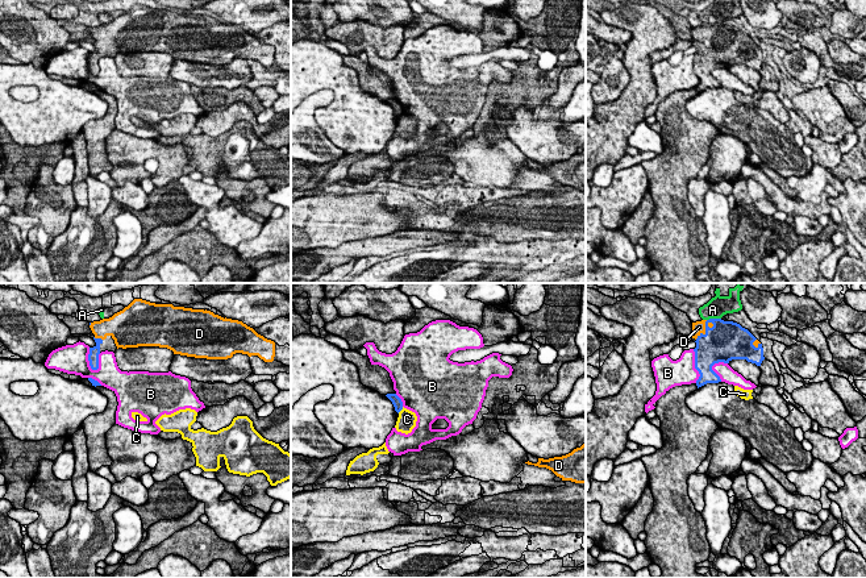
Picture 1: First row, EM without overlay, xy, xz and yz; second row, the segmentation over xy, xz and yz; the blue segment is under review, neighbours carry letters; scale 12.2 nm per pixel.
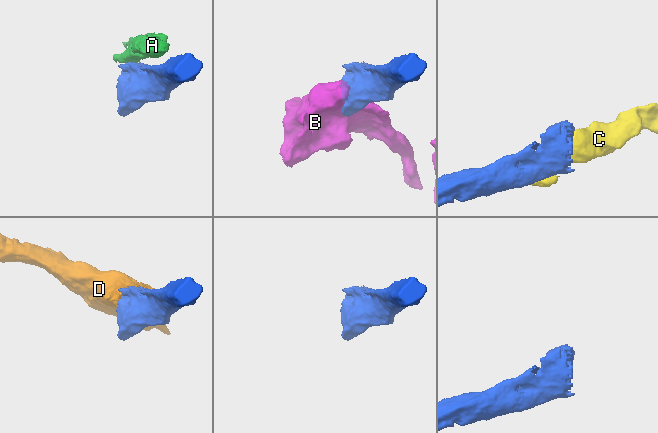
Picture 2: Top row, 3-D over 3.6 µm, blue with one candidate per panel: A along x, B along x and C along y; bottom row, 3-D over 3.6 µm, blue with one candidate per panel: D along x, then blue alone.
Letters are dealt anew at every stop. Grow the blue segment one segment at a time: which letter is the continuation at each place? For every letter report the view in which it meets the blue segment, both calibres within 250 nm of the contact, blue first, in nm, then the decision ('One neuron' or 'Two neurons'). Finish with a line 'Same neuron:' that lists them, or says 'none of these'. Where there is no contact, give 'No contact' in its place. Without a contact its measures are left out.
A: Touches blue in yz. Thickness 380 nm (blue) against 260 nm. Two neurons
B: Touches blue in xy. Thickness 130 nm (blue) against 360 nm. Two neurons
C: Touches blue in xz. Thickness 120 nm (blue) against 240 nm. Two neurons
D: Touches blue in yz. Thickness 460 nm (blue) against 160 nm. One neuron
Same neuron: D

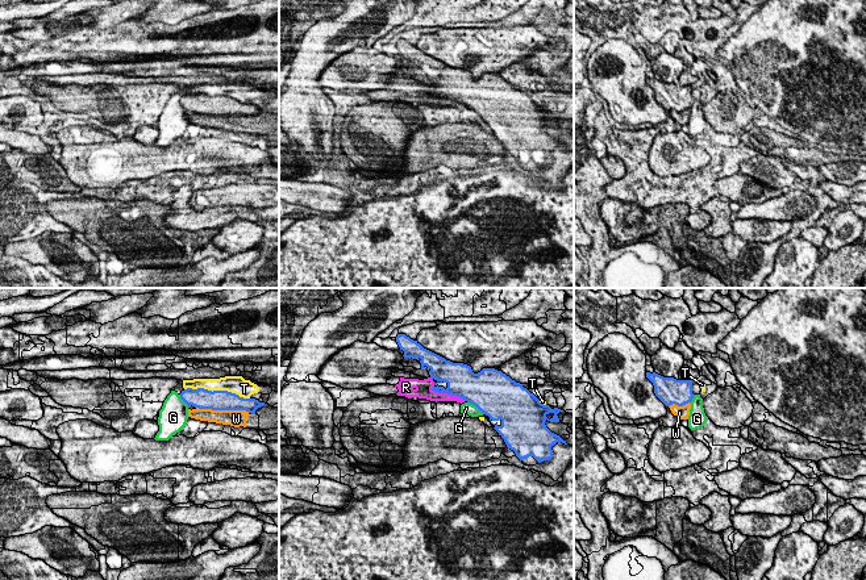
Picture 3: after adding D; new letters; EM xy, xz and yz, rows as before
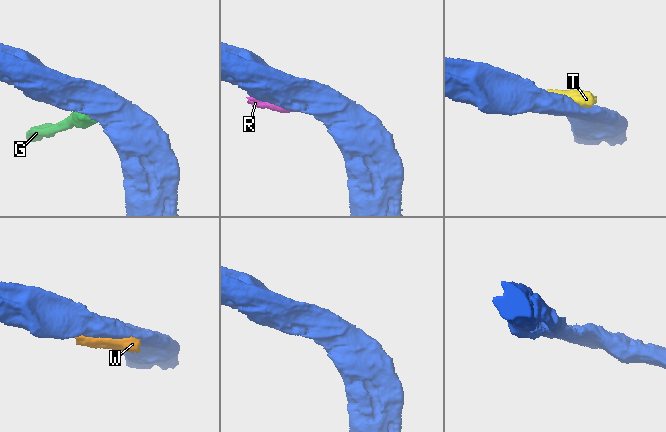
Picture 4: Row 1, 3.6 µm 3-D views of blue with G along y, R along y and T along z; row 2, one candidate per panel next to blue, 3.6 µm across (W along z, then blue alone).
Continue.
G: Touches blue in xz. Thickness 500 nm (blue) against 140 nm. Two neurons
R: Touches blue in xz. Thickness 360 nm (blue) against 140 nm. Two neurons
T: Touches blue in xy. Thickness 260 nm (blue) against 220 nm. Two neurons
W: Touches blue in xy. Thickness 260 nm (blue) against 200 nm. Two neurons
Same neuron: none of these

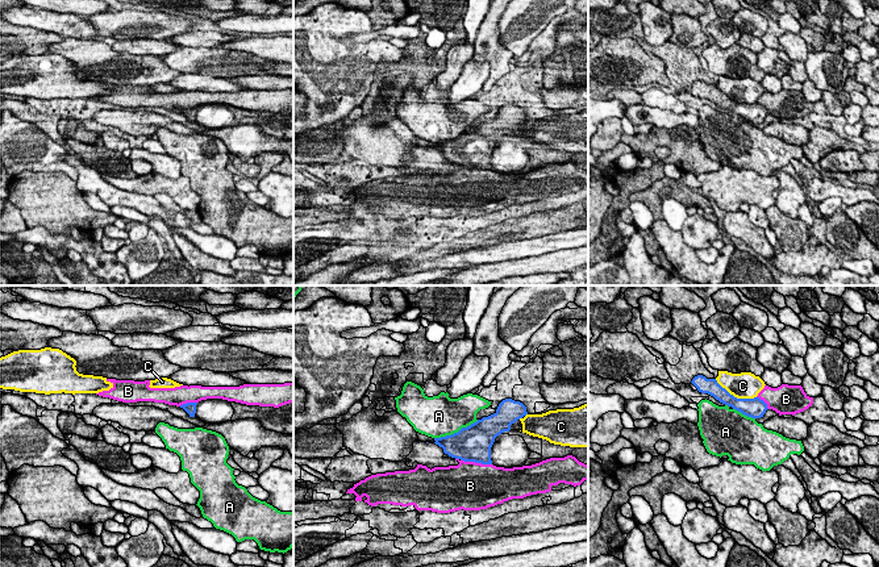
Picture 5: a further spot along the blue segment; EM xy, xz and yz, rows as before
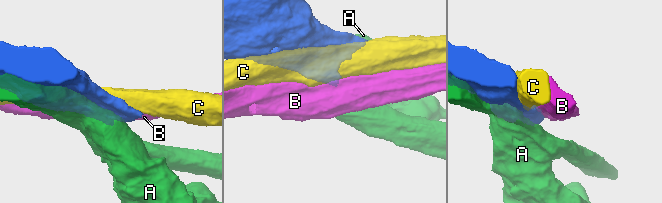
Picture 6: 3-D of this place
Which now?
A: Touches blue in xz. Thickness 440 nm (blue) against 460 nm. Two neurons
B: Touches blue in xz. Thickness 440 nm (blue) against 480 nm. Two neurons
C: Touches blue in yz. Thickness 240 nm (blue) against 320 nm. Two neurons
Same neuron: none of these

